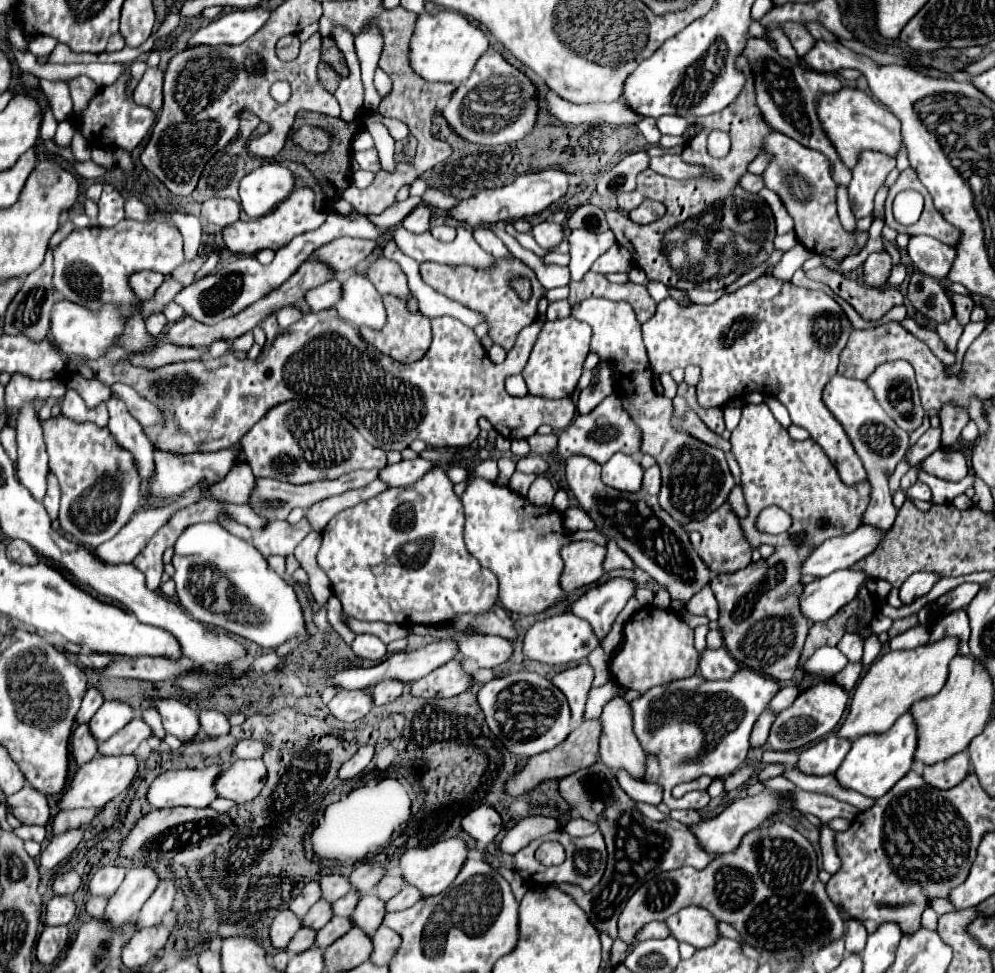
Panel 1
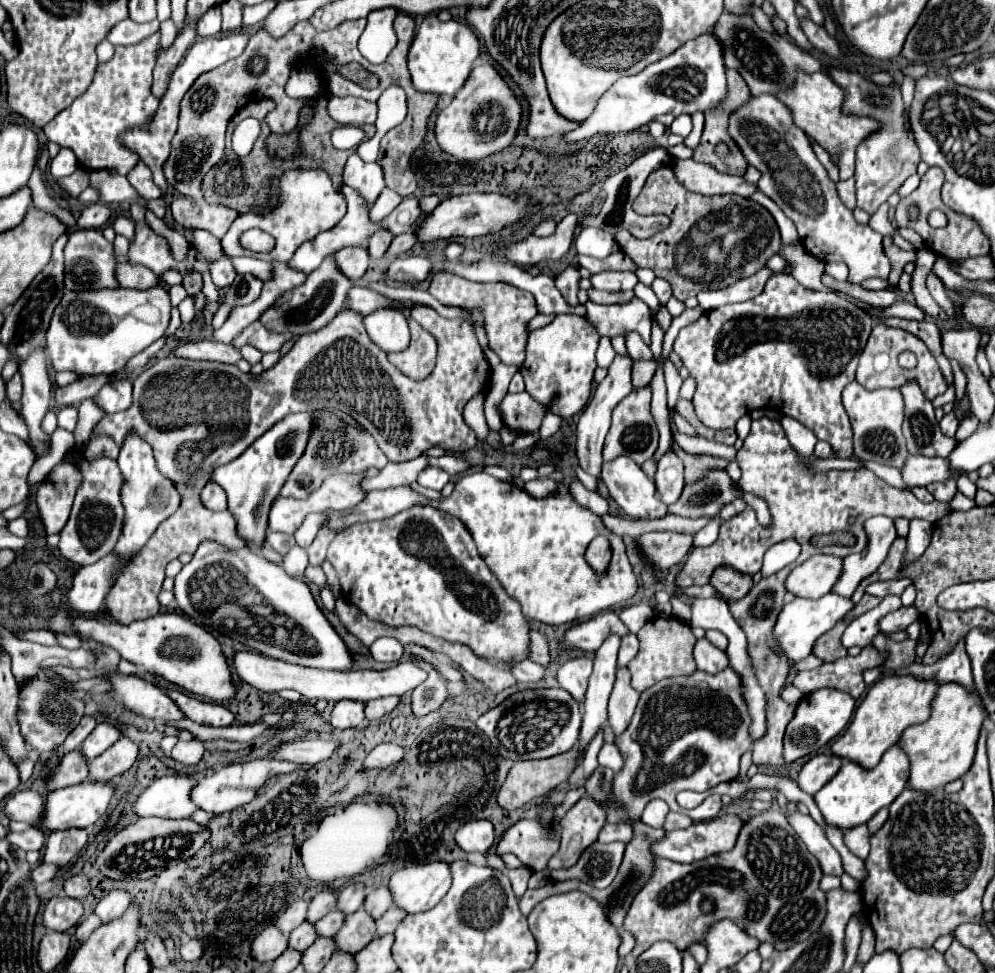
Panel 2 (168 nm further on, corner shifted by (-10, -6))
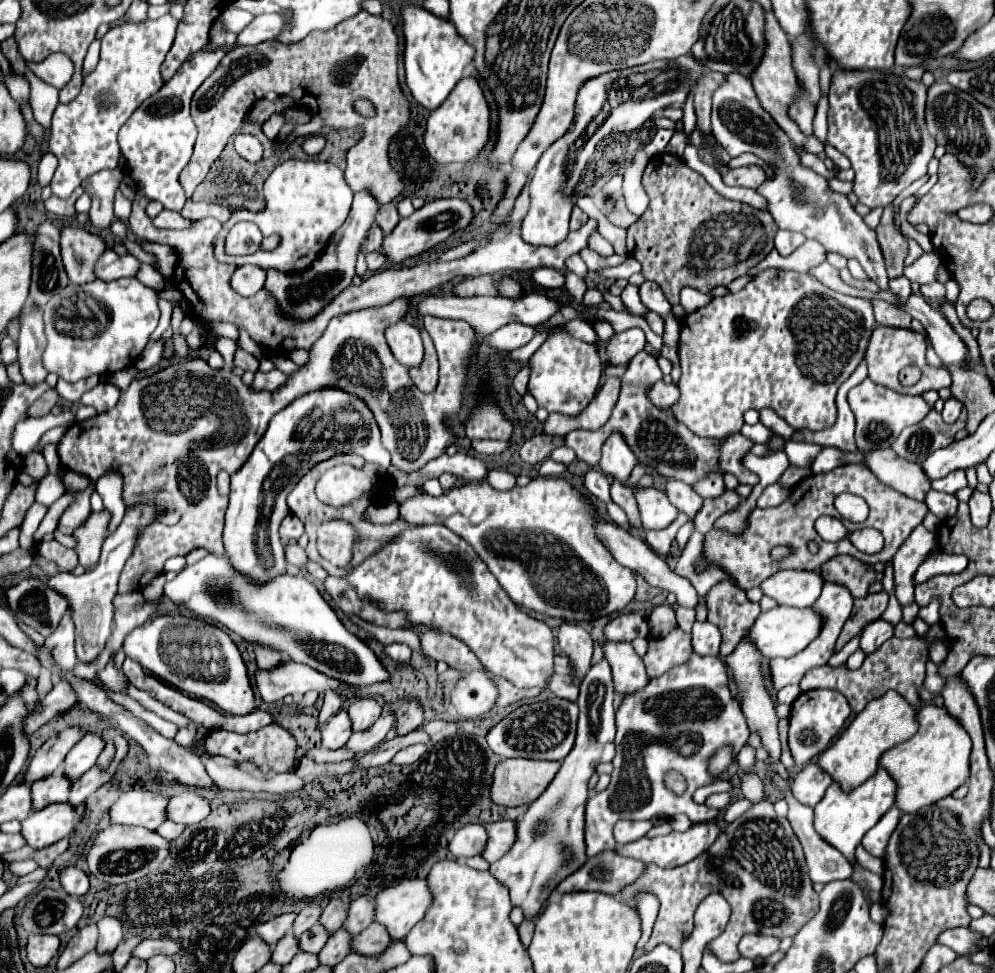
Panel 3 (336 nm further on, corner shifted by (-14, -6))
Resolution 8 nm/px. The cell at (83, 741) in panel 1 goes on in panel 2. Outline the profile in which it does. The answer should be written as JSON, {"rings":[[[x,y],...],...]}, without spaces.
{"rings":[[[80,751],[66,753],[58,767],[52,771],[52,777],[48,779],[48,791],[78,785],[88,779],[88,761],[84,761],[84,755]]]}

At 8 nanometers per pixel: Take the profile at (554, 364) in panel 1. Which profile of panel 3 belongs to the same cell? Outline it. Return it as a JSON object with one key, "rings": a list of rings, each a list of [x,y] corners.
{"rings":[[[554,331],[532,355],[530,365],[530,393],[534,395],[538,407],[544,407],[548,413],[580,415],[596,395],[600,383],[600,355],[590,343],[572,339],[564,331]]]}

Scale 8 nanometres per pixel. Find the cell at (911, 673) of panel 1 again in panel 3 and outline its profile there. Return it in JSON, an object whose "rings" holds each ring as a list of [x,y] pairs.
{"rings":[[[888,691],[884,697],[870,701],[866,709],[852,719],[846,731],[842,731],[840,737],[818,757],[816,763],[824,773],[834,777],[842,791],[848,793],[850,789],[856,789],[878,771],[878,761],[884,751],[910,739],[912,733],[916,733],[916,729],[916,713],[910,707],[910,703],[904,701],[904,697],[896,691]]]}

